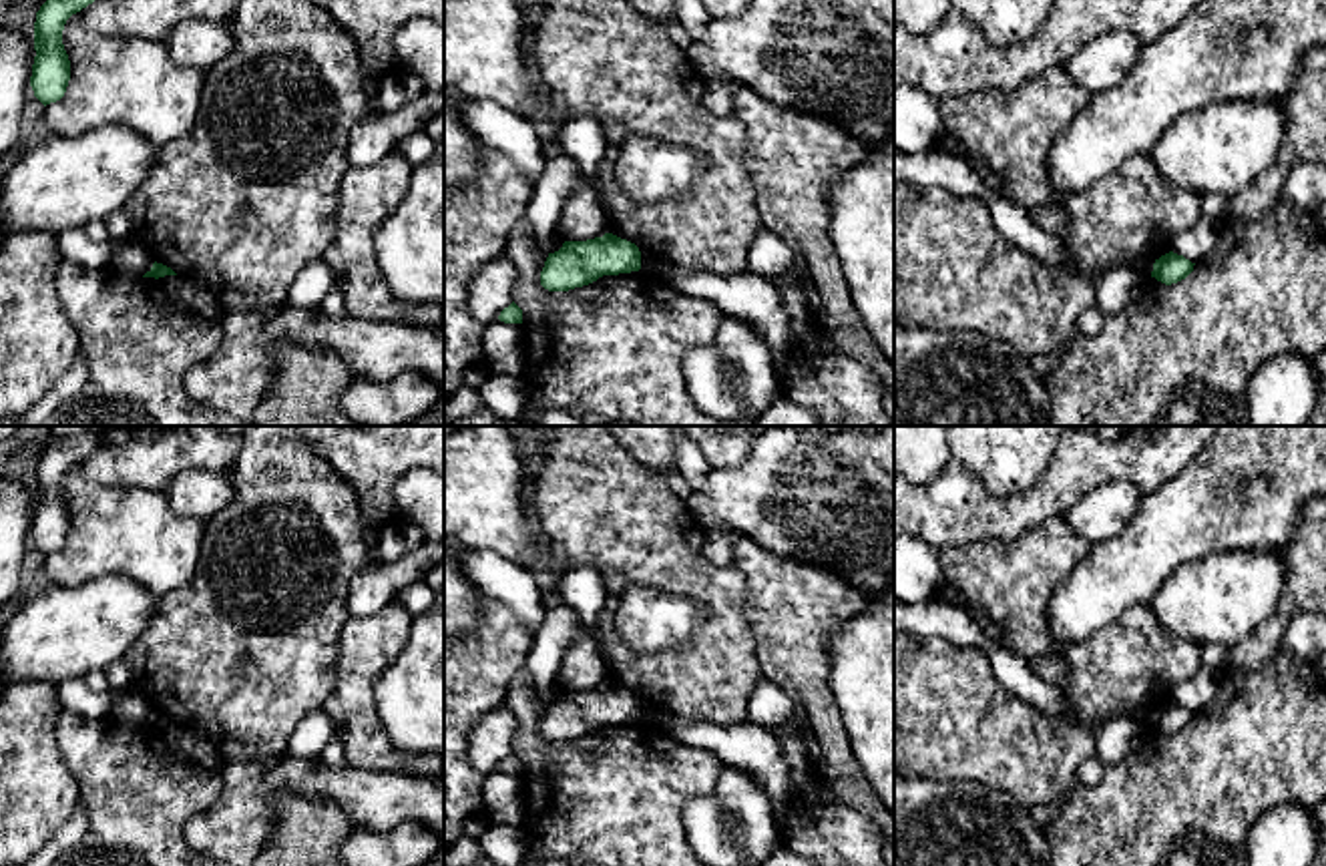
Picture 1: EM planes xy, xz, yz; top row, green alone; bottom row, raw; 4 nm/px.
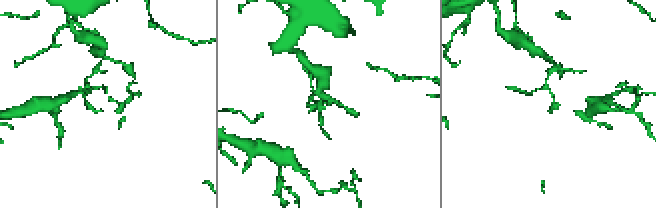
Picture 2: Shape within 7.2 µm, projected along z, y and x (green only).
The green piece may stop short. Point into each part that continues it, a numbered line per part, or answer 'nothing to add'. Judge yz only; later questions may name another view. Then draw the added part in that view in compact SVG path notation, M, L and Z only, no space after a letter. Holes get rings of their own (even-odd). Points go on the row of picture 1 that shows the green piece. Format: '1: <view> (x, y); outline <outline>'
nothing to add

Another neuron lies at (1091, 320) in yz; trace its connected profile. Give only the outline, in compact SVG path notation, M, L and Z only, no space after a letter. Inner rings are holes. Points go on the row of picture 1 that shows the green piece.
M1091 305L1085 311L1081 311L1077 319L1077 332L1083 336L1097 336L1105 323L1105 317L1105 311L1101 311L1097 305Z

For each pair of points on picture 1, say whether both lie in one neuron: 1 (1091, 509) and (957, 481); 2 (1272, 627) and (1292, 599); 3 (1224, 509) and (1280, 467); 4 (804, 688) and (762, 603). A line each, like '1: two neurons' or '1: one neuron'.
1: two neurons
2: one neuron
3: one neuron
4: one neuron

